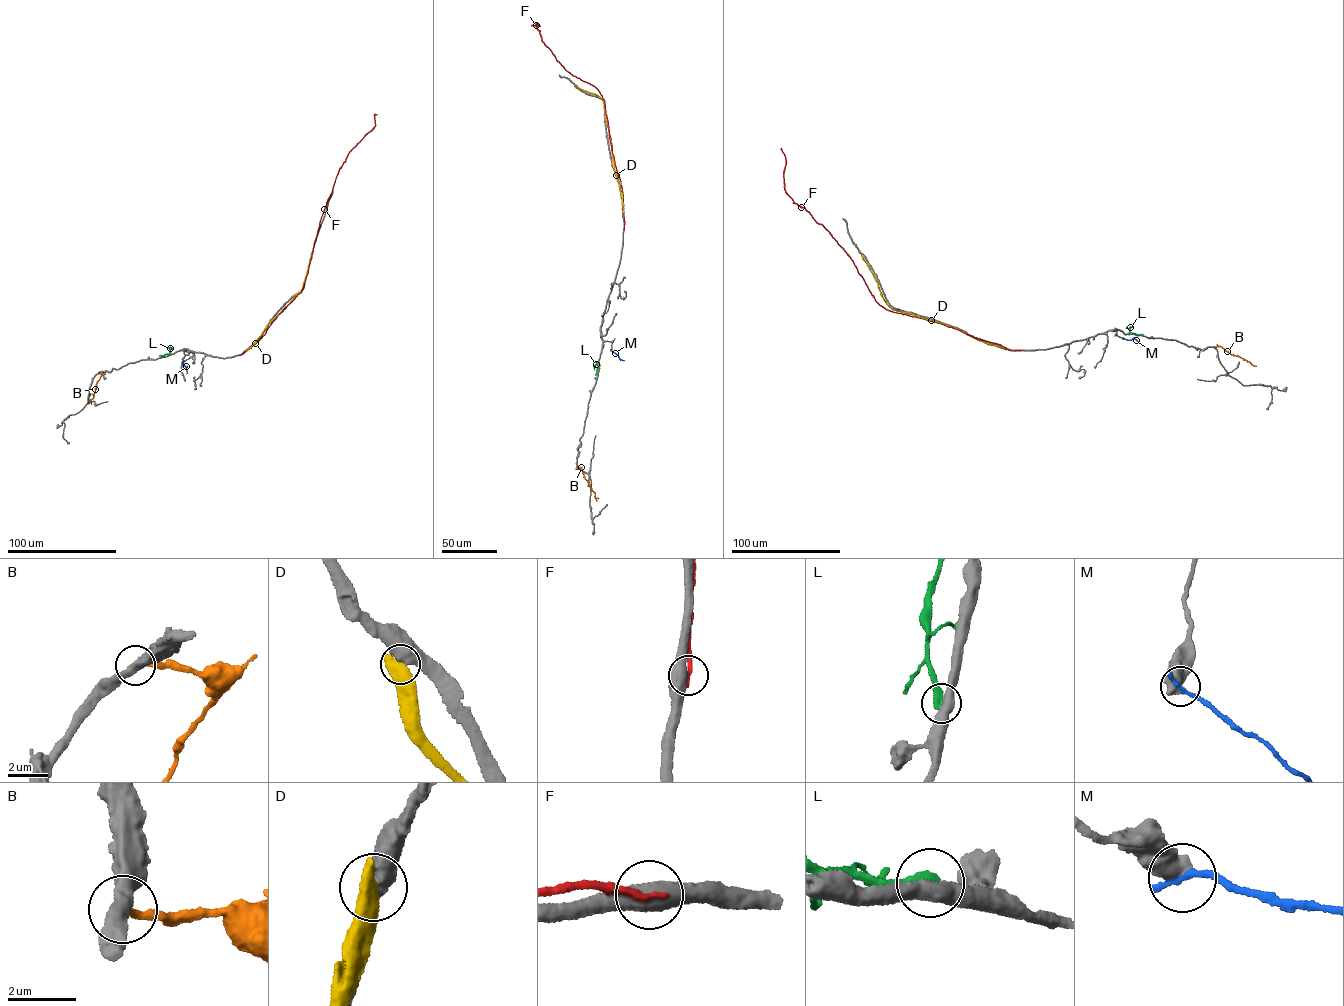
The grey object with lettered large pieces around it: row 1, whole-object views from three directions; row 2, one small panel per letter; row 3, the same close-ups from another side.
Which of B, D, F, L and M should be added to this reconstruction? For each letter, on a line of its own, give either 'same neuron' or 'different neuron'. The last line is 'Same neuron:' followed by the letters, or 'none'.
B: different neuron
D: different neuron
F: different neuron
L: different neuron
M: different neuron
Same neuron: none

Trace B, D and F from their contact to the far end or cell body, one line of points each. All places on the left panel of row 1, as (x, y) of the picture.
B: (97, 373), (101, 375), (88, 403)
D: (318, 230), (302, 289), (245, 351)
F: (238, 355), (259, 340), (278, 315), (301, 291), (319, 223), (339, 168), (351, 149), (374, 126), (377, 114)

